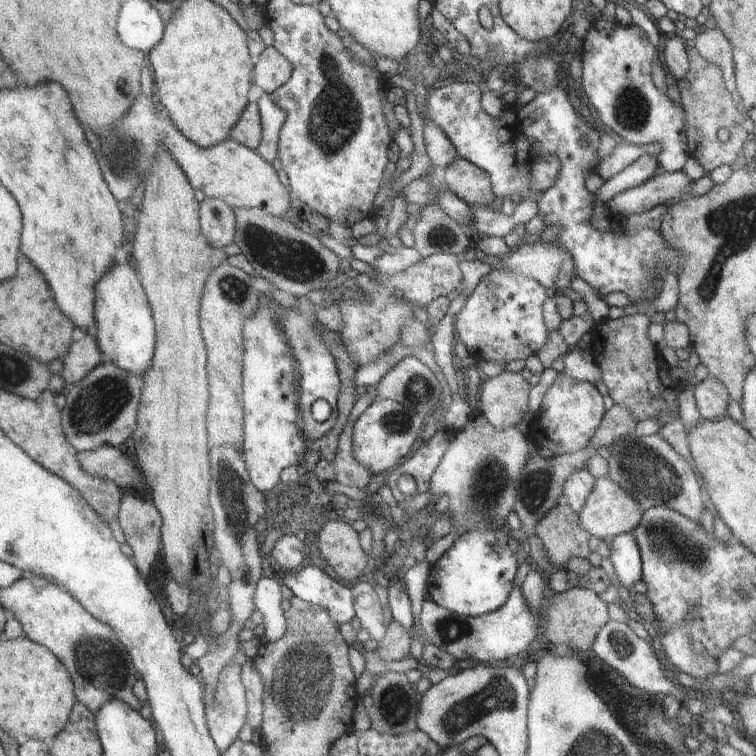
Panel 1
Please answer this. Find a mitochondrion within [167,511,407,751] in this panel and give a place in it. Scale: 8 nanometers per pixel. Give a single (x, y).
(301, 681)

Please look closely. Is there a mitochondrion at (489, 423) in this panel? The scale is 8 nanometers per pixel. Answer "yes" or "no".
no

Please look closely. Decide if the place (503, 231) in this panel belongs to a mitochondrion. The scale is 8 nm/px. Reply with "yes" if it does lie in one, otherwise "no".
no

